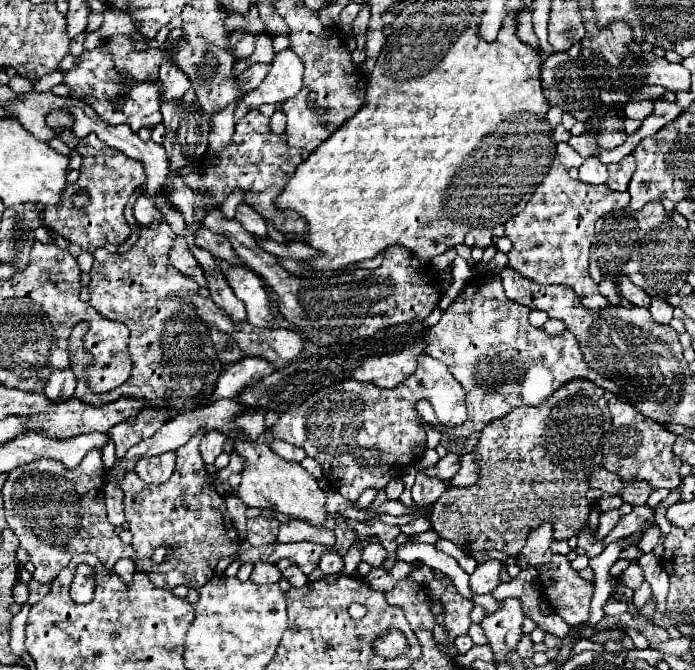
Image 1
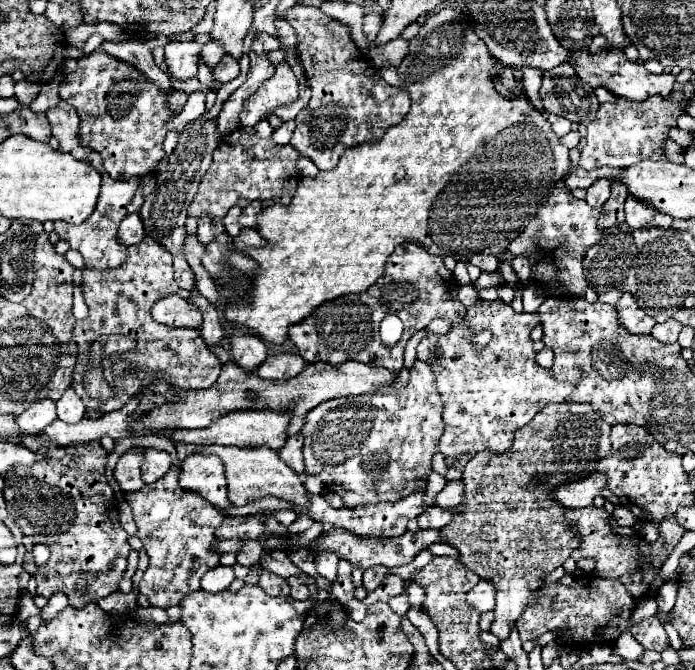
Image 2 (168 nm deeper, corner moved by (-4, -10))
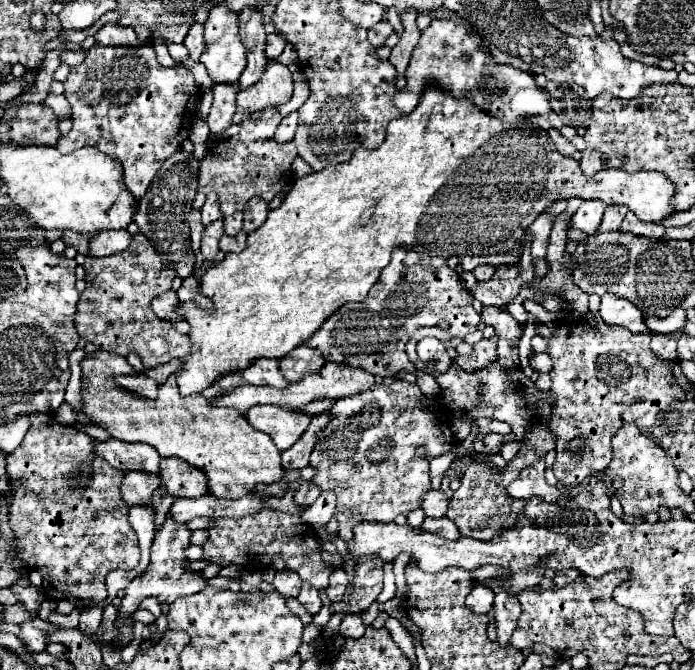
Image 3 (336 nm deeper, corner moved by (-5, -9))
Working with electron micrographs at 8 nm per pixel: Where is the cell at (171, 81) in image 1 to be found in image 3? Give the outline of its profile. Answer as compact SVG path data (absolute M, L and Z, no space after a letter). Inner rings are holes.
M196 21L192 23L192 27L190 27L190 31L188 31L186 39L184 39L184 45L190 51L190 59L198 61L200 51L204 51L202 49L204 47L204 23L196 23Z

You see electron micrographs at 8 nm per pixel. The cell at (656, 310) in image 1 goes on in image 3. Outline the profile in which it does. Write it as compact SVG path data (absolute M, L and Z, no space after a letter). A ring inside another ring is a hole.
M662 333L652 335L650 349L662 361L676 361L678 359L678 355L676 355L676 339L670 339L670 337L662 335Z

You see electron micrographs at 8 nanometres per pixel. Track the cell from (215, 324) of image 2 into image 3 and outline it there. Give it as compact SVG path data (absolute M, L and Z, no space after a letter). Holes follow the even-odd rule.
M190 275L190 277L184 279L182 287L178 289L178 299L180 301L192 301L192 303L196 303L200 307L212 307L212 303L208 303L204 299L204 295L200 295L200 291L198 291L198 277L196 275Z

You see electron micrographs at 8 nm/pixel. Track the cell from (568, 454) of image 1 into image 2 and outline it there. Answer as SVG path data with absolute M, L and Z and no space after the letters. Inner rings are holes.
M587 402L547 404L539 414L535 414L531 424L515 432L513 444L507 452L495 454L491 450L483 450L467 462L463 470L465 498L459 506L451 510L453 520L439 532L445 544L451 544L459 550L459 558L463 560L463 564L467 564L467 568L475 570L481 578L493 582L497 590L497 606L493 610L495 620L491 624L491 634L495 634L499 640L509 638L511 628L527 608L529 592L541 588L543 578L557 566L561 566L581 544L581 538L575 534L573 526L565 522L567 508L551 496L551 490L567 482L583 480L597 472L599 458L605 458L611 450L609 432L611 426L605 424L605 420ZM537 474L545 474L547 480L539 482L537 488L531 488L531 482Z

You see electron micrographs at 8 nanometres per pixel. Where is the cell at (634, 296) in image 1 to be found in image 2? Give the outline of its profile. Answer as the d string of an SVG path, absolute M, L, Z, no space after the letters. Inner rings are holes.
M623 294L615 308L619 310L619 320L631 334L649 334L651 328L655 326L655 320L637 306L631 294Z

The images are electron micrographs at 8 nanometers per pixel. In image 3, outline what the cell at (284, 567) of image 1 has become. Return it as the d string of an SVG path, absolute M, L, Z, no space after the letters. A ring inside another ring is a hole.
M304 583L304 585L302 585L302 591L300 591L300 595L298 595L298 601L302 603L302 607L304 607L310 615L316 615L316 613L322 609L320 595L318 595L318 591L316 591L310 583Z

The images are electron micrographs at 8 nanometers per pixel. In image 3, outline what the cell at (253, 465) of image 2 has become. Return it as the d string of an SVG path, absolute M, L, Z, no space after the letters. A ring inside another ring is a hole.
M108 351L86 353L82 367L82 399L80 411L98 427L104 427L110 437L126 443L148 443L162 457L178 457L206 473L210 493L222 499L240 499L248 495L256 483L276 483L282 479L280 451L264 435L256 431L240 411L230 407L214 407L202 395L180 397L174 375L168 377L158 391L158 399L140 399L120 391L112 379L116 375L134 375L126 357Z

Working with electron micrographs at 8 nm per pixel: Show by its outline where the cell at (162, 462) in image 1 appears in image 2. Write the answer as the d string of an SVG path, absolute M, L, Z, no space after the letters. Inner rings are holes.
M147 448L147 452L145 452L145 462L143 462L143 466L141 466L143 482L145 482L145 484L157 482L159 478L163 478L163 476L167 474L167 470L170 470L171 466L172 461L169 452Z

